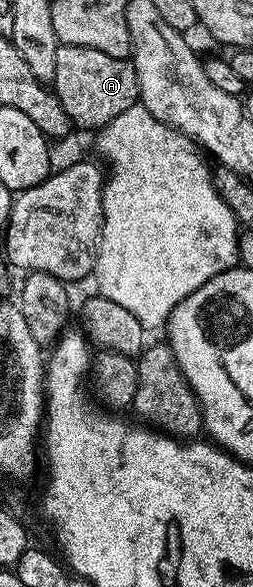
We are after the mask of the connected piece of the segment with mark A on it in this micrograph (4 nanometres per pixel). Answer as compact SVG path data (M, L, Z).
M58 44L55 51L55 77L51 88L56 93L70 122L81 129L100 131L115 115L123 115L127 107L138 104L137 72L132 60L112 57L91 47Z

